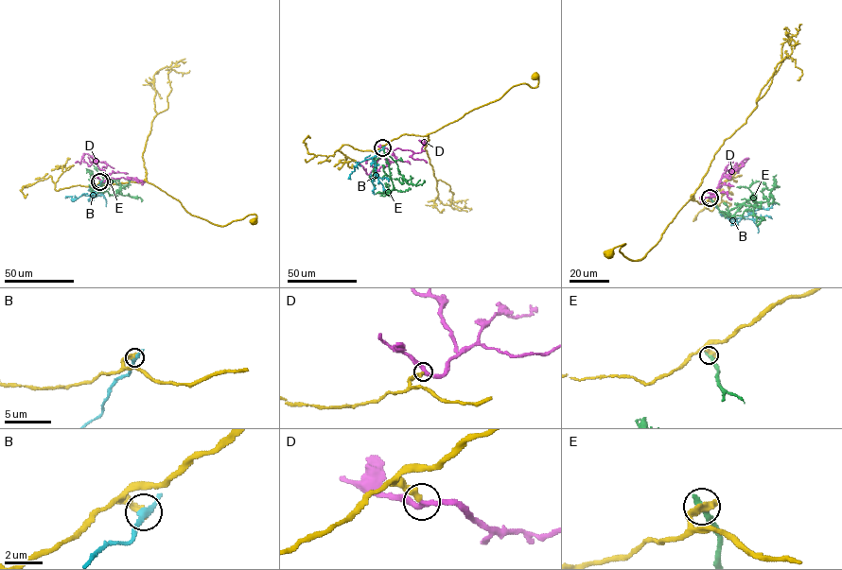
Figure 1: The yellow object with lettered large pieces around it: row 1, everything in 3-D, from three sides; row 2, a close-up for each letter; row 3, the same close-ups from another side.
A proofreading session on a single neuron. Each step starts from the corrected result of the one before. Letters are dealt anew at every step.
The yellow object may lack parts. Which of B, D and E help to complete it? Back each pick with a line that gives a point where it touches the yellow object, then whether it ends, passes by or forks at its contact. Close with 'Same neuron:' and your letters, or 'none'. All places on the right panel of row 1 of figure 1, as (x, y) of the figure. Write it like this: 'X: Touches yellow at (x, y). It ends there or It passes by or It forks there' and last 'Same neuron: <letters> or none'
D: Touches yellow at (710, 197). It passes by
Same neuron: D

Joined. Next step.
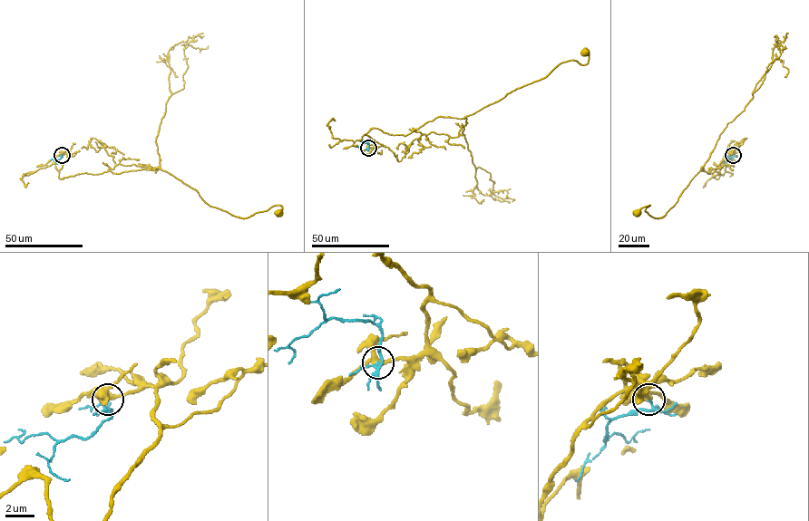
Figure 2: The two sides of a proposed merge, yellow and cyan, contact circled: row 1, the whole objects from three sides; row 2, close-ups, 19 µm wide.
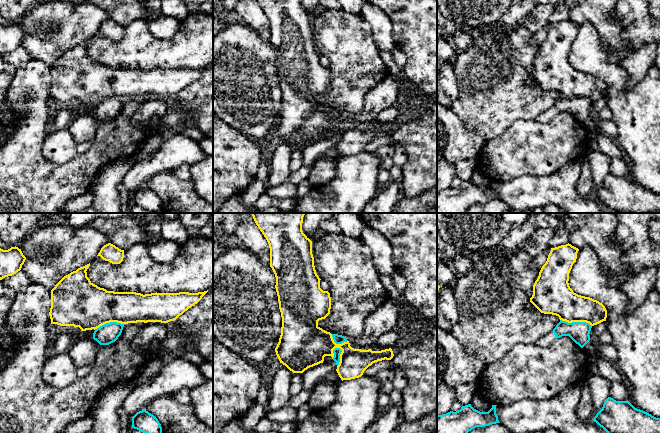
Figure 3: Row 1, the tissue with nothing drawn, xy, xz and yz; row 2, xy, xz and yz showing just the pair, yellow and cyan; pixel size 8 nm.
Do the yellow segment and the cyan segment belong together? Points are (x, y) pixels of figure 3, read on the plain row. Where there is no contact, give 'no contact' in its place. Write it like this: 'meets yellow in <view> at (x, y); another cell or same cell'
meets yellow in xz at (340, 131); another cell

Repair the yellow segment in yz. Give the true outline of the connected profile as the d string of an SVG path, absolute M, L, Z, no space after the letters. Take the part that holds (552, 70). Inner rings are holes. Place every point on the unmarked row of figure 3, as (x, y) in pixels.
M569 19L551 24L533 61L530 78L541 89L556 91L562 97L586 98L594 102L606 97L605 82L590 73L574 69L568 59L578 27Z

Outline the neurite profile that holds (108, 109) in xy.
M117 98L106 99L95 105L93 115L100 121L109 121L115 118L121 111L124 100Z

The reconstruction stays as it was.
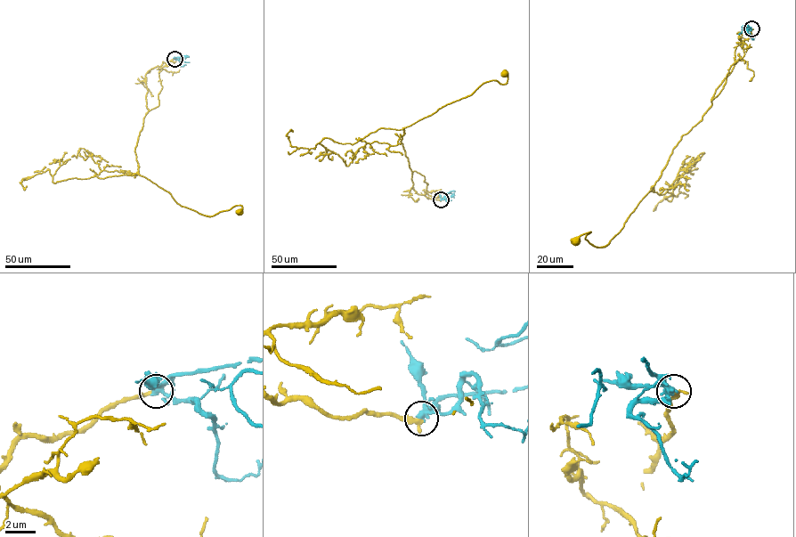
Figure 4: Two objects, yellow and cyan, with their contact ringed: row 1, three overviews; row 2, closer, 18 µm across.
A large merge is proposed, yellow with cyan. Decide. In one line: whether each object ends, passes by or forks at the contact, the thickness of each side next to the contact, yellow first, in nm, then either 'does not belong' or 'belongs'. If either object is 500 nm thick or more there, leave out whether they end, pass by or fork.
yellow ends there; cyan forks there; 320 nm thick on the yellow side, 260 nm on the other; belongs

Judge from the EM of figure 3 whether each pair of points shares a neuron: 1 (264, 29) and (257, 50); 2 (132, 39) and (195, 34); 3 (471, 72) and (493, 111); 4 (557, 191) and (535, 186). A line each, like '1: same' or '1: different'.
1: different
2: same
3: same
4: same

